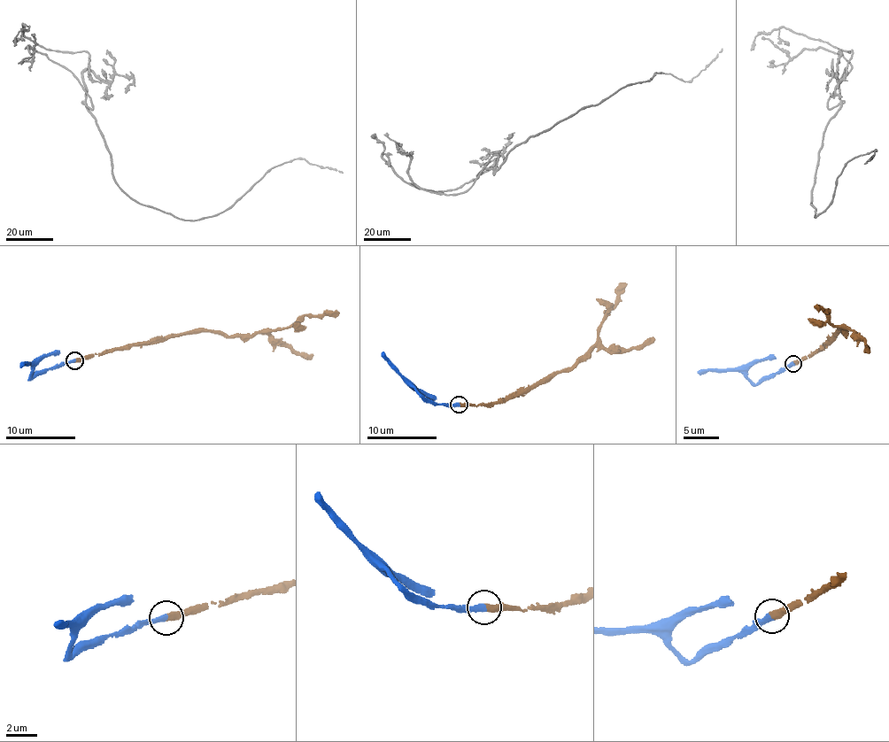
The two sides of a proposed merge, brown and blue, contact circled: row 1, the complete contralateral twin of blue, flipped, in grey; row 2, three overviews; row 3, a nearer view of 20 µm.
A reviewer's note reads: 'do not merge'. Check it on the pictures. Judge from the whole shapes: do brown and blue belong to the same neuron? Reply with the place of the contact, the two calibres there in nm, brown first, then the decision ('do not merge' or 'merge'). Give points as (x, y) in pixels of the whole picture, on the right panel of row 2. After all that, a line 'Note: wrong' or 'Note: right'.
at (792, 363); 440 nm thick on the brown side, 360 nm on the other; merge
Note: wrong

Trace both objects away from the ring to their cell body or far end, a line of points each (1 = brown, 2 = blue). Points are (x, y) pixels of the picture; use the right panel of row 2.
1: (793, 363), (822, 351), (838, 332), (847, 328), (846, 332), (833, 328), (829, 311), (818, 310), (816, 306)
2: (793, 363), (762, 376), (754, 383), (739, 371), (697, 374)

